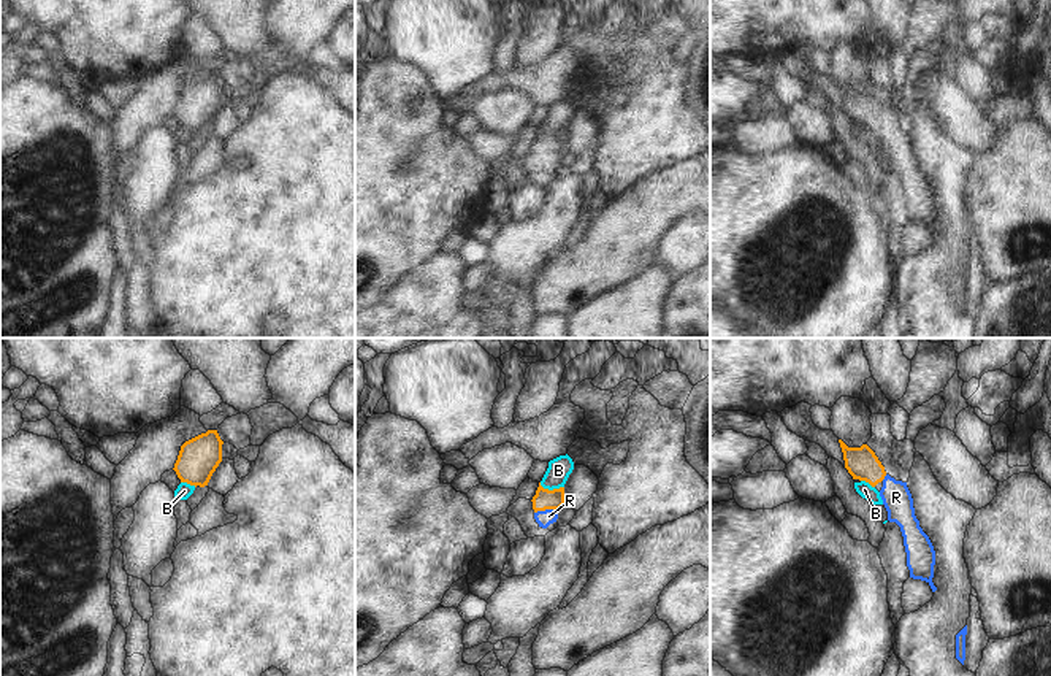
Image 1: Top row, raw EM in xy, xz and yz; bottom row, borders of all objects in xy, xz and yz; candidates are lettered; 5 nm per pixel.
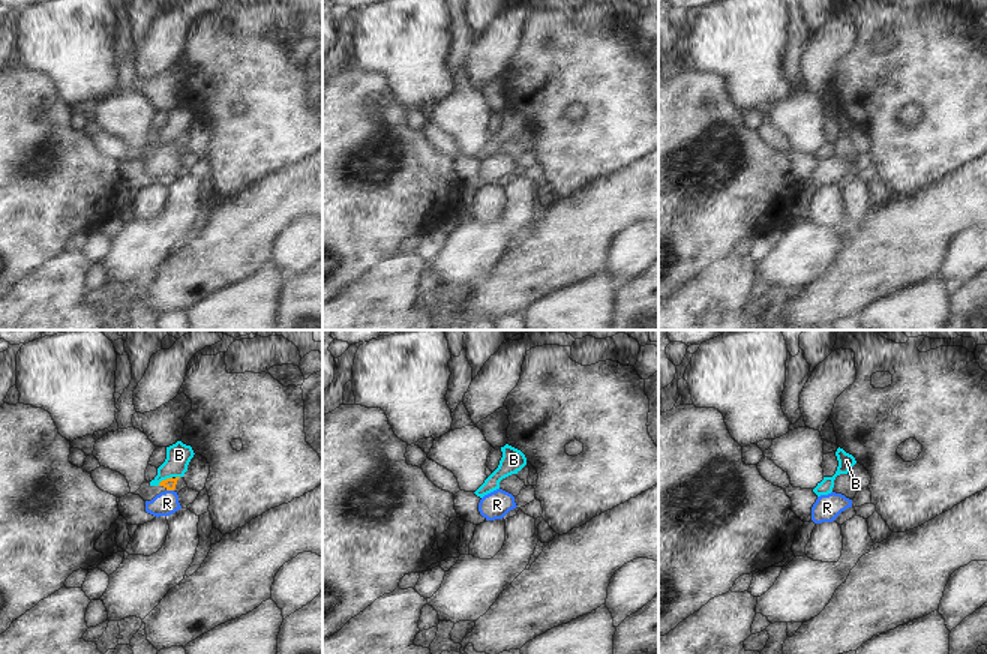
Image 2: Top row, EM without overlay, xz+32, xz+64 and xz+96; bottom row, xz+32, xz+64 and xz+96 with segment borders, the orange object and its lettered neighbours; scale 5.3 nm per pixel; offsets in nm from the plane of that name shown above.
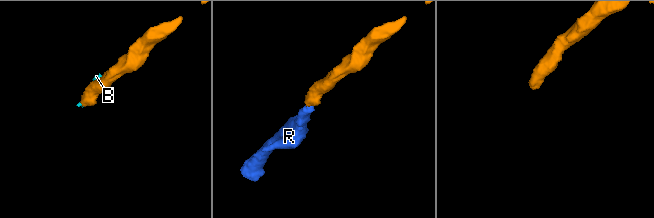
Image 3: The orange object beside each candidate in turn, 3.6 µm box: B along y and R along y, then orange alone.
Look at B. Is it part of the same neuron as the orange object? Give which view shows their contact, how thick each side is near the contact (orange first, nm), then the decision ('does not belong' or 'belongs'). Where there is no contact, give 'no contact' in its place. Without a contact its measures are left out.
xz | 110/120 nm | does not belong

